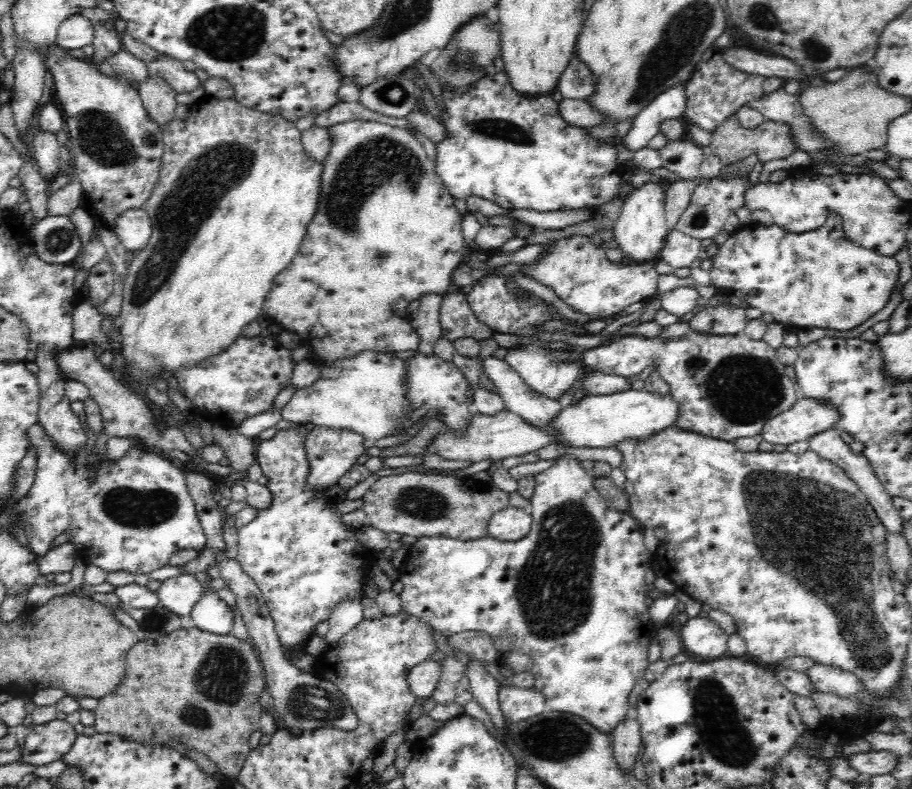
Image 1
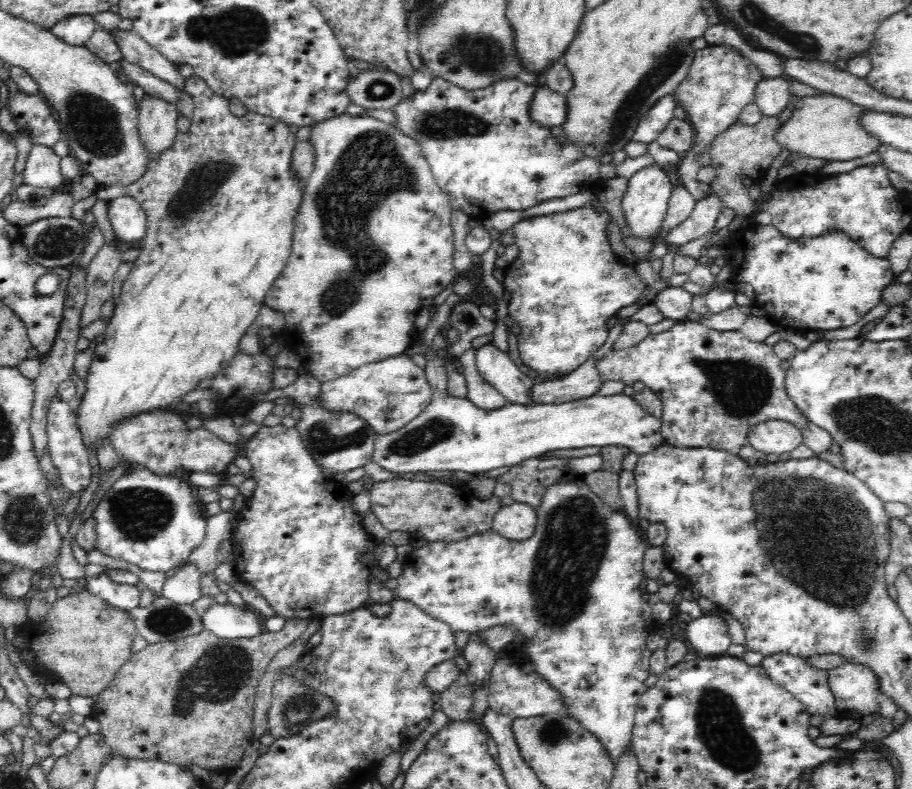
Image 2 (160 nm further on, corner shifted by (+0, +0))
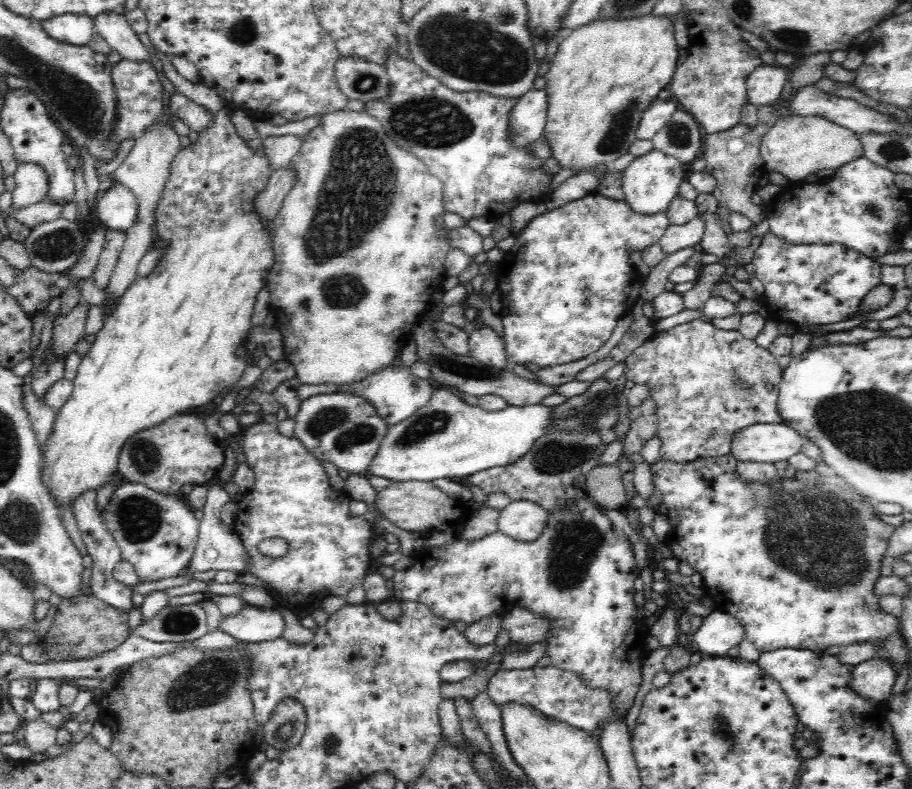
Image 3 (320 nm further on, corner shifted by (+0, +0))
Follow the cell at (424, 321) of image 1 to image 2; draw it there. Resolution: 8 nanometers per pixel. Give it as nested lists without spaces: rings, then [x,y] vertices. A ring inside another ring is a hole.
[[[434,350],[426,351],[425,375],[431,386],[430,402],[422,412],[407,422],[402,428],[380,434],[375,440],[373,462],[384,470],[394,473],[442,472],[448,470],[462,477],[471,478],[478,472],[488,472],[502,466],[514,467],[523,460],[540,457],[544,452],[564,450],[564,448],[586,448],[586,446],[625,446],[638,456],[652,452],[664,443],[660,434],[661,419],[648,415],[632,397],[617,394],[614,396],[594,396],[563,402],[562,404],[514,404],[502,408],[482,410],[467,397],[455,397],[447,391],[445,360],[434,355]]]

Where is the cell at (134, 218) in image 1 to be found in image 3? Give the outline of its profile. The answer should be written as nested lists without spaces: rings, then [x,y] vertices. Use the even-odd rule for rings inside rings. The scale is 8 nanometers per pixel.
[[[113,180],[97,205],[100,224],[112,230],[128,230],[136,220],[135,195],[118,180]]]

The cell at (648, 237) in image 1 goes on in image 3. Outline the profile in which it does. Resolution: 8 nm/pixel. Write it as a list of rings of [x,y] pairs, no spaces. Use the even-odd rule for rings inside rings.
[[[652,148],[644,156],[635,157],[623,170],[622,185],[625,200],[638,214],[656,214],[667,210],[670,202],[679,194],[680,184],[684,181],[682,163],[661,150]]]

